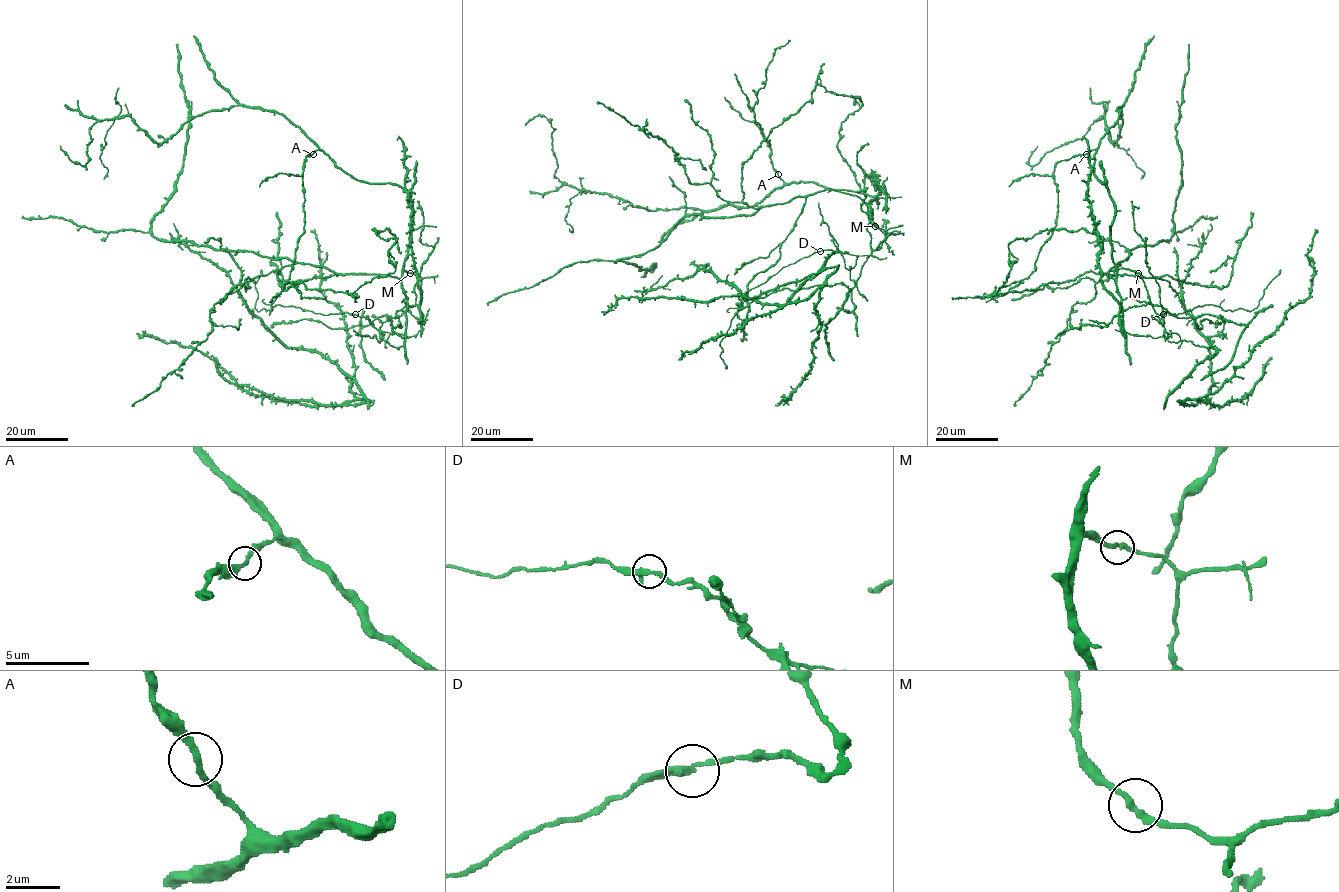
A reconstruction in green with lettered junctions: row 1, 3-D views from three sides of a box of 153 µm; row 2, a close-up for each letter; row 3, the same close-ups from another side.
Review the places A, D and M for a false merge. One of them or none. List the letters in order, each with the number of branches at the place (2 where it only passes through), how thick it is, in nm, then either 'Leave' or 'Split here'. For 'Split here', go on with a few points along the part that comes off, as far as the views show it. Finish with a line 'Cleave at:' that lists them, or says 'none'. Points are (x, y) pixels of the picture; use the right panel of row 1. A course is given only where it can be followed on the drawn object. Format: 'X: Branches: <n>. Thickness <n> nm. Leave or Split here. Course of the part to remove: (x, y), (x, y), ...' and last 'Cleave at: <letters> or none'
A: Branches: 2. Thickness 220 nm. Leave
D: Branches: 2. Thickness 240 nm. Split here. Course of the part to remove: (1164, 314), (1177, 315), (1210, 304), (1225, 310), (1241, 308), (1250, 311), (1257, 306), (1264, 289), (1280, 269)
M: Branches: 2. Thickness 240 nm. Leave
Cleave at: D

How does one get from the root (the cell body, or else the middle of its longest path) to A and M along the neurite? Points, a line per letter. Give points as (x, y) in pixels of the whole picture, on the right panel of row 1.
A: (1104, 274), (1112, 278), (1116, 275), (1111, 243), (1114, 204), (1107, 187), (1093, 174), (1096, 151), (1086, 154)
M: (1104, 274), (1114, 278), (1120, 268), (1138, 273)

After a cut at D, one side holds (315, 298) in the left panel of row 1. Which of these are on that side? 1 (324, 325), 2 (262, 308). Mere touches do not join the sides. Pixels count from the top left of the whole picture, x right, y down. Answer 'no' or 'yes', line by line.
1: yes
2: no

